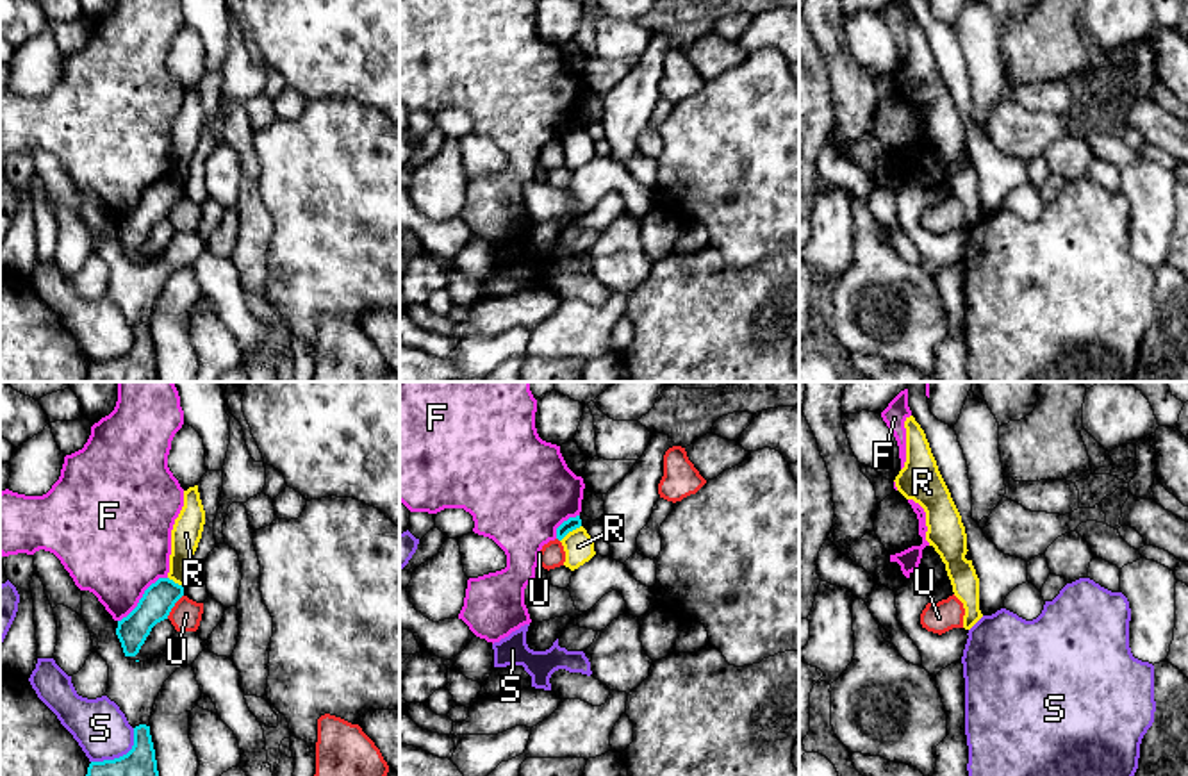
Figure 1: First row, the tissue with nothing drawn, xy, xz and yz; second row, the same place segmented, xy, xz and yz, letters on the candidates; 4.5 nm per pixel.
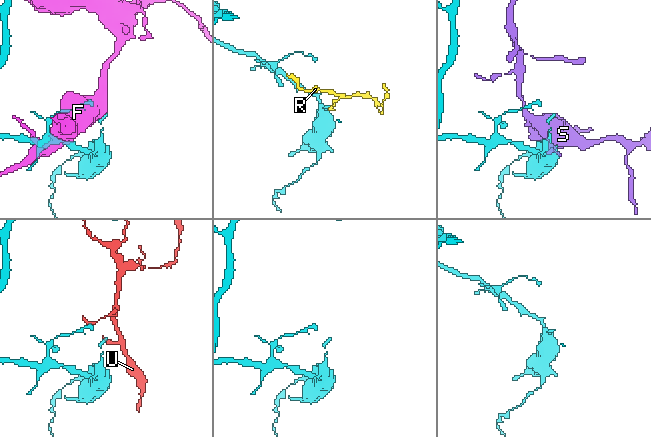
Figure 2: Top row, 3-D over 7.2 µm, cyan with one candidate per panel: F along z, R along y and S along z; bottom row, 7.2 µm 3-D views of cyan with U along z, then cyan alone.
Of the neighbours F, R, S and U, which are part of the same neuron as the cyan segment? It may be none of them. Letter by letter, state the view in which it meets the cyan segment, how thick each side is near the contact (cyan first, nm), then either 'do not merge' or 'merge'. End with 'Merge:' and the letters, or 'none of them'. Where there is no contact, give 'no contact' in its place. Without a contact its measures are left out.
F: xy | 150/460 nm | do not merge
R: xz | 60/140 nm | do not merge
S: xy | 240/240 nm | do not merge
U: xy | 150/140 nm | do not merge
Merge: none of them

